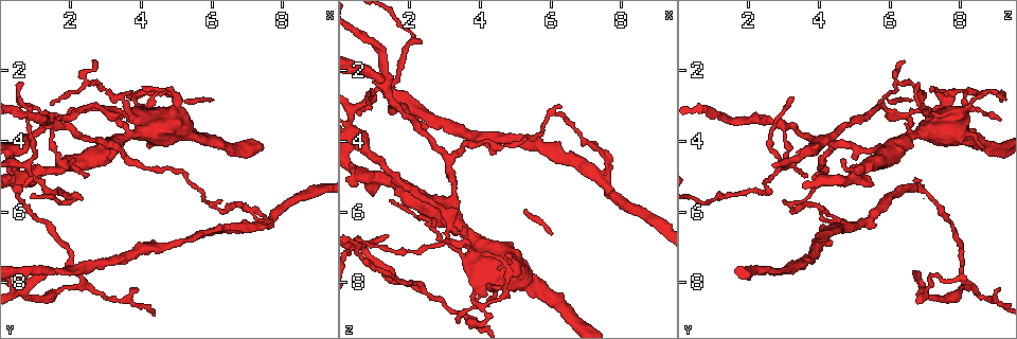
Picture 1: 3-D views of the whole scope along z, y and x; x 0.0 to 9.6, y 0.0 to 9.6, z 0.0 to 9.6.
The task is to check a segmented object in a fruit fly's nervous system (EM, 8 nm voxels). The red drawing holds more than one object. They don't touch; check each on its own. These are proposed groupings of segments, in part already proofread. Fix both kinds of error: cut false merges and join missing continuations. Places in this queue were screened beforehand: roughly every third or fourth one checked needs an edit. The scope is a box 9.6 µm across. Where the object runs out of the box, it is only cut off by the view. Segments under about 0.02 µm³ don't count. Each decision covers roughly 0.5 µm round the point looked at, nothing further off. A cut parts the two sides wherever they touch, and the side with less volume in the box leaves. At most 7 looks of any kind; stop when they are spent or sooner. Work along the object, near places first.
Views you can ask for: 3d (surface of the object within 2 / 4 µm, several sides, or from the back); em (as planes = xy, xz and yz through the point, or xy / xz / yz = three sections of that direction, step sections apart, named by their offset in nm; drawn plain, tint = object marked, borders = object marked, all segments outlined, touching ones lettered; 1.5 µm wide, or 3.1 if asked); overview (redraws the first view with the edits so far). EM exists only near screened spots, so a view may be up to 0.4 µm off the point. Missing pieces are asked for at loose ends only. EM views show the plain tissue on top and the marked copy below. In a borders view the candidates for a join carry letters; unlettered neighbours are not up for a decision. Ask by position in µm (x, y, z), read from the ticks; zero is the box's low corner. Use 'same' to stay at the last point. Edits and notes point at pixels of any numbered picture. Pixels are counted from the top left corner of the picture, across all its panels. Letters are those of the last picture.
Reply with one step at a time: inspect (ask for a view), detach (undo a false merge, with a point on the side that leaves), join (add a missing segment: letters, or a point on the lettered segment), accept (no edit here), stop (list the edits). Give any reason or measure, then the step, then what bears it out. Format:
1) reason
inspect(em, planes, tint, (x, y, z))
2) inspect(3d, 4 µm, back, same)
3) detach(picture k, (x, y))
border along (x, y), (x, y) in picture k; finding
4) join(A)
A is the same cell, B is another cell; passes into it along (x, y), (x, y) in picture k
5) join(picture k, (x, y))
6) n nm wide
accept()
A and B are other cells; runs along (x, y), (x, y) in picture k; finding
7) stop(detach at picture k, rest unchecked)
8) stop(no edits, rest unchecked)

thin end
inspect(3d, 2 µm, (2.50, 4.95, 3.55))

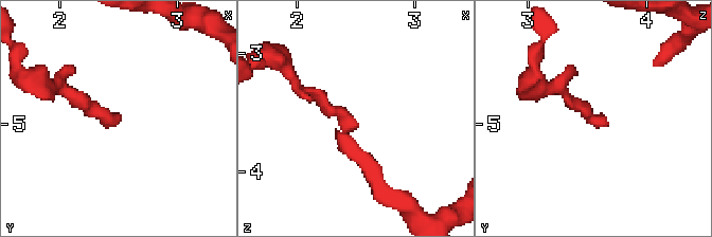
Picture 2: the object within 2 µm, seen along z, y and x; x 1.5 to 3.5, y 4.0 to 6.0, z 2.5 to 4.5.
inspect(em, planes, borders, (2.52, 4.90, 3.62))

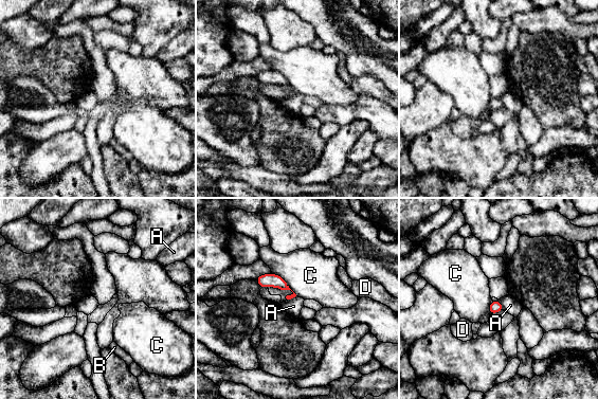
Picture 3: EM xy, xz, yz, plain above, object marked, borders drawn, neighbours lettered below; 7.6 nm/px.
C touches over 260 nm
accept()
A, B, C and D are other cells; border along (497, 300), (504, 309) in picture 3; none of them fits

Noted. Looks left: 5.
tapers out
inspect(3d, 4 µm, (1.45, 7.65, 6.65))

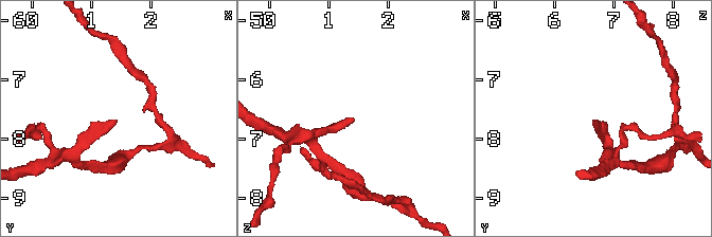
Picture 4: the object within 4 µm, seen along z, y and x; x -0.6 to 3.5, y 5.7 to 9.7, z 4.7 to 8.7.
inspect(em, planes, borders, (1.40, 7.70, 6.70))

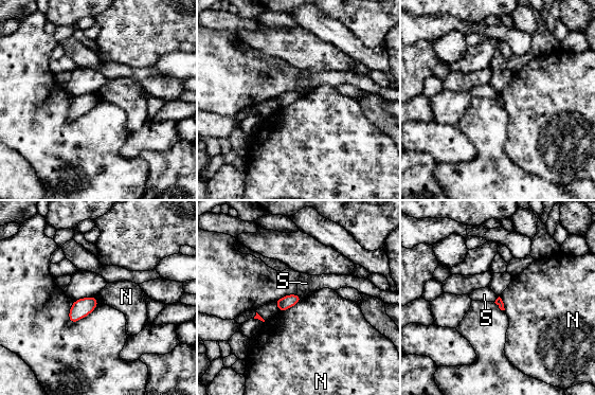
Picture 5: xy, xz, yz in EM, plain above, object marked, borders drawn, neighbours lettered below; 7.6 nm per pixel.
accept()
N and S are other cells; border along (302, 299), (280, 312) in picture 5; none of them fits

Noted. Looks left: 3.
branch stops here
inspect(em, yz, step 4, tint, (3.95, 8.15, 9.10))

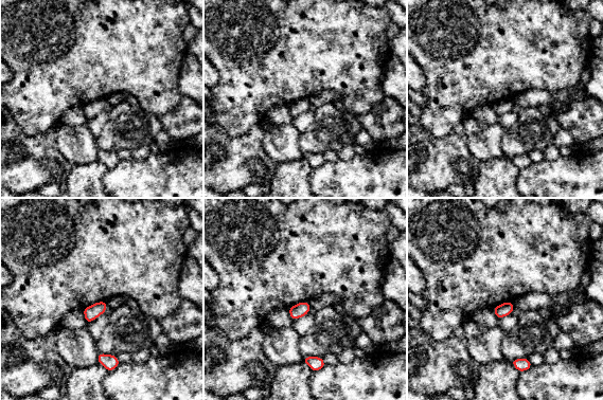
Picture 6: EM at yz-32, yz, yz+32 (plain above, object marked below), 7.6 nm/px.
cut it another way
inspect(em, planes, borders, same)

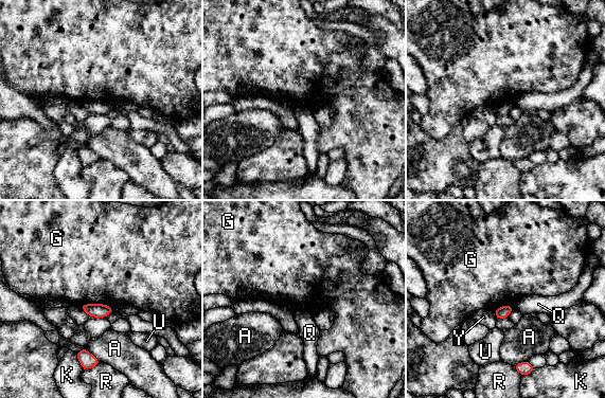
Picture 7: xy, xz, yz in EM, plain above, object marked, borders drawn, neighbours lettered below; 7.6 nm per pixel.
100 nm wide
accept()
A, G, K, Q, R, U and Y are other cells; border along (79, 305), (107, 304), (113, 308) in picture 7; no lettered segment goes on from it

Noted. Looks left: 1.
stop(no edits, rest unchecked)

